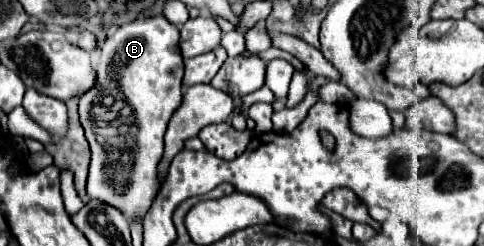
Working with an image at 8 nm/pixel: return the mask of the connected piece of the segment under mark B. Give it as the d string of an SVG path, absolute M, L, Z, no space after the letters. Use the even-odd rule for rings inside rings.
M165 16L137 18L123 24L109 36L101 48L101 58L97 66L97 88L79 98L79 118L85 128L85 136L91 144L91 166L87 180L87 194L97 200L105 200L125 212L127 218L143 216L155 194L159 192L157 182L157 162L163 156L163 136L169 116L181 104L183 96L183 58L177 52L179 30Z

